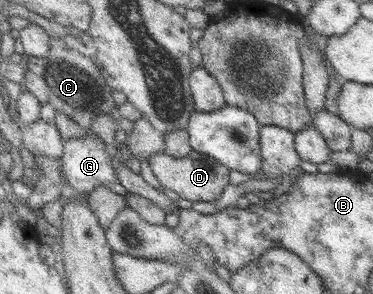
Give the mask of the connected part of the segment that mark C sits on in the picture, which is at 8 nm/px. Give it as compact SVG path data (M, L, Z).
M52 38L50 51L46 57L27 56L24 89L38 98L41 105L50 103L56 112L64 112L88 130L94 117L108 114L116 106L112 98L112 89L103 77L98 80L88 75L88 59L79 51L69 48L64 38Z

